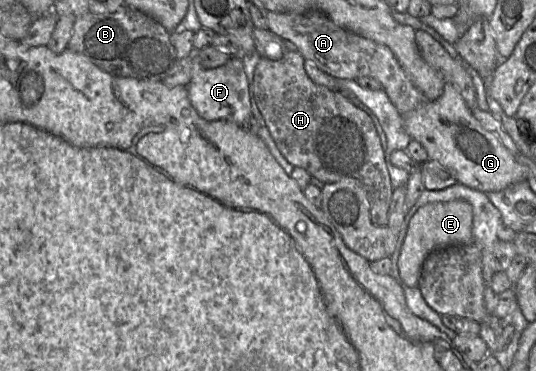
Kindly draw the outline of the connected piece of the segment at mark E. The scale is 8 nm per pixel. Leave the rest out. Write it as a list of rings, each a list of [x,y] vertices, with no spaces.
[[[465,200],[432,202],[420,207],[411,218],[398,258],[402,281],[409,287],[418,287],[422,265],[432,251],[473,242],[472,206]]]

